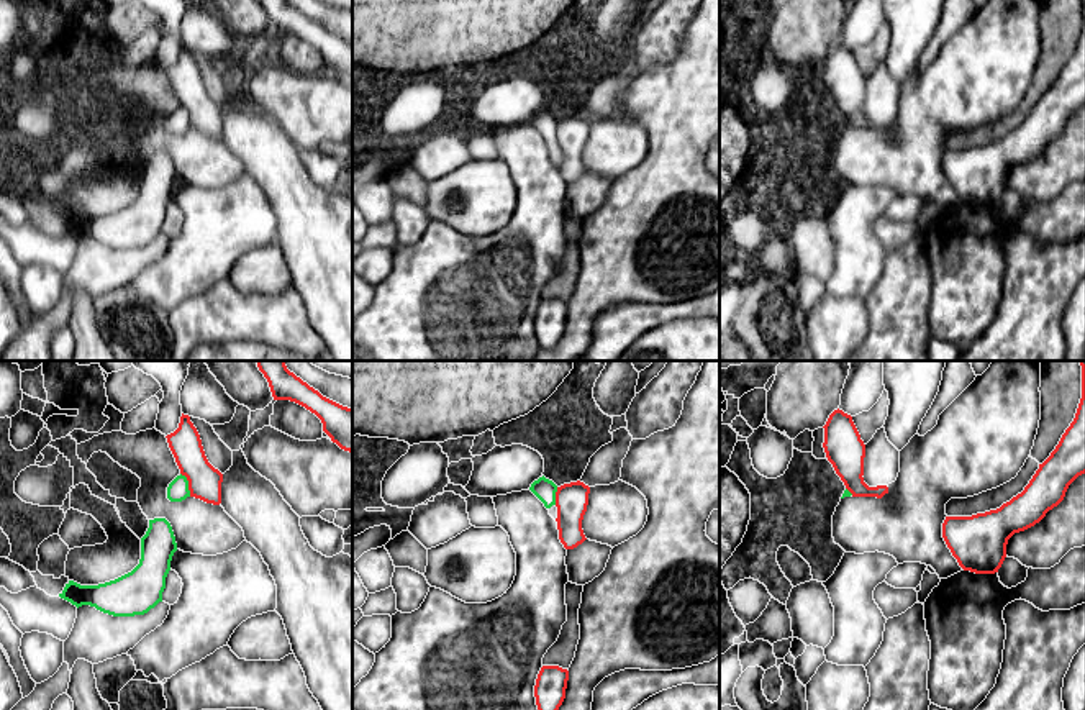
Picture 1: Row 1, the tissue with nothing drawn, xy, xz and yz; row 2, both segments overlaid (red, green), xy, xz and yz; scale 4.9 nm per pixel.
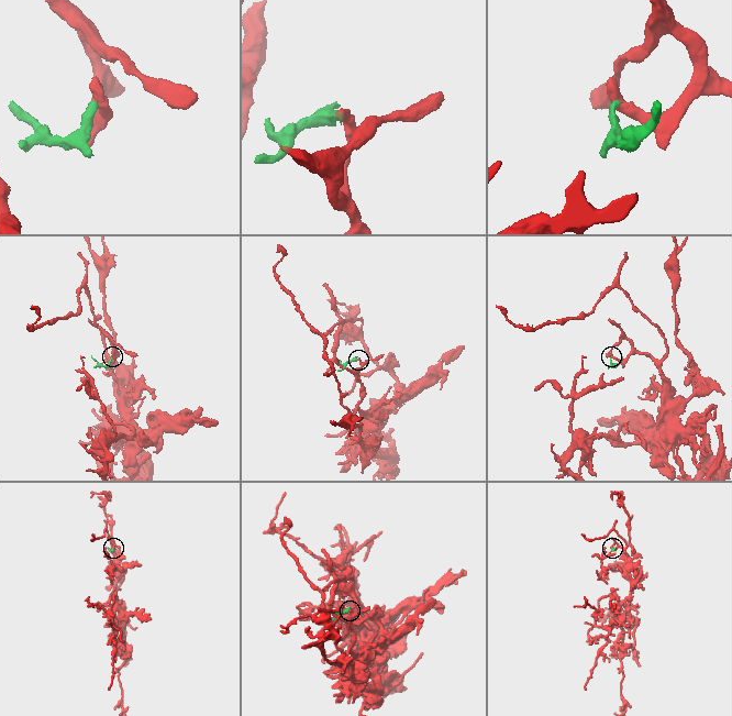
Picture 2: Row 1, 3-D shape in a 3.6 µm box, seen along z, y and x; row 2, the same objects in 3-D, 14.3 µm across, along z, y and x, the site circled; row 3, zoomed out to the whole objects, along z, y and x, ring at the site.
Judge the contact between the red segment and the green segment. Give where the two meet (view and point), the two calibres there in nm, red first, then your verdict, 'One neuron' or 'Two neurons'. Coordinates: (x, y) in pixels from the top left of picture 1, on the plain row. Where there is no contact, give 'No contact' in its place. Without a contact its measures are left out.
Touches red at xy (189, 117). Thickness 160 nm (red) against 110 nm. Two neurons

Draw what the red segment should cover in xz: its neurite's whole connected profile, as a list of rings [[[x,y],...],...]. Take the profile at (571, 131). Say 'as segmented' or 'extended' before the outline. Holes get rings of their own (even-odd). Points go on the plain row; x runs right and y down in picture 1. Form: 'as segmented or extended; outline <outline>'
as segmented; outline [[[570,115],[557,120],[557,162],[559,172],[565,182],[574,182],[587,171],[582,162],[582,152],[588,138],[590,120],[583,115]]]

